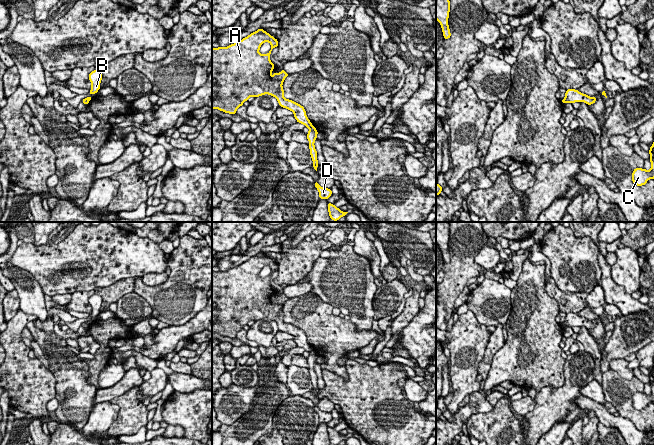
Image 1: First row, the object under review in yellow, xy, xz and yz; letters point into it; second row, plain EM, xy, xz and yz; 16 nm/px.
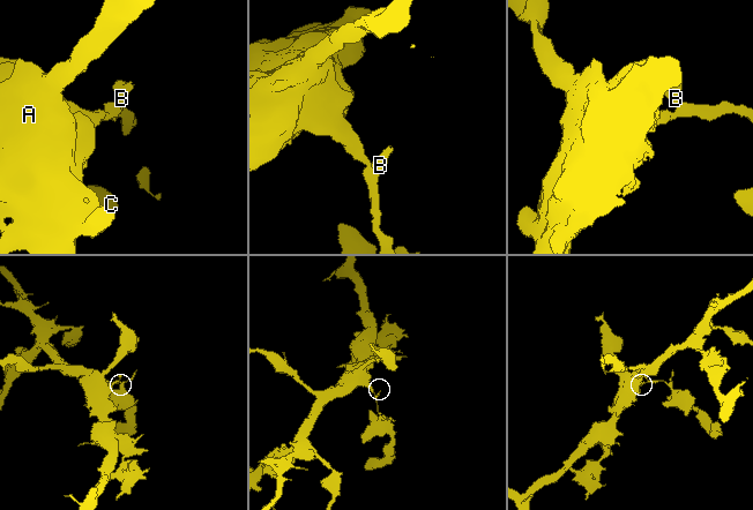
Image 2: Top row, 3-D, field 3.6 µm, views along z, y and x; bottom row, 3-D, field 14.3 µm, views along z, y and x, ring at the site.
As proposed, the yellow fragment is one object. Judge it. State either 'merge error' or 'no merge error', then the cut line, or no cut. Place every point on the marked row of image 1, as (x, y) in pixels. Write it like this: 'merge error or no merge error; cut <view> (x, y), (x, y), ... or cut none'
merge error; cut xz (312, 125), (309, 128)

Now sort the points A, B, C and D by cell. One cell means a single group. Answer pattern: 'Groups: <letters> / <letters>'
Groups: A / B C D

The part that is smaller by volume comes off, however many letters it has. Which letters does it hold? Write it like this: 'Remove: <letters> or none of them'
Remove: B, C, D

